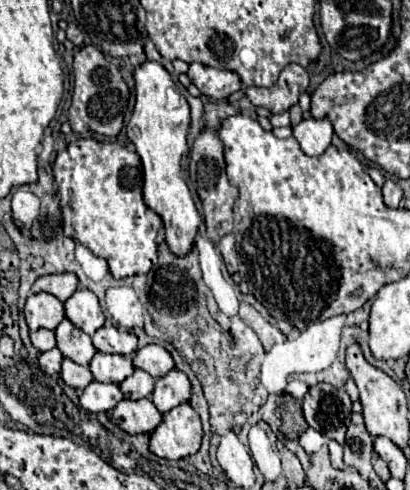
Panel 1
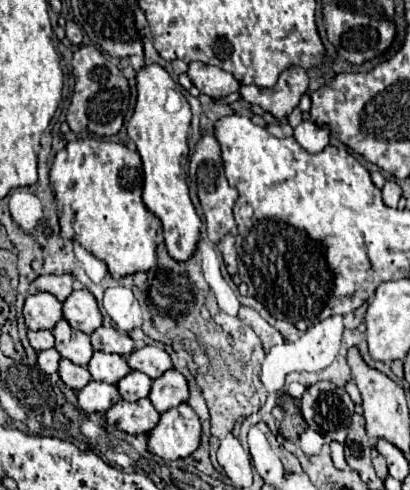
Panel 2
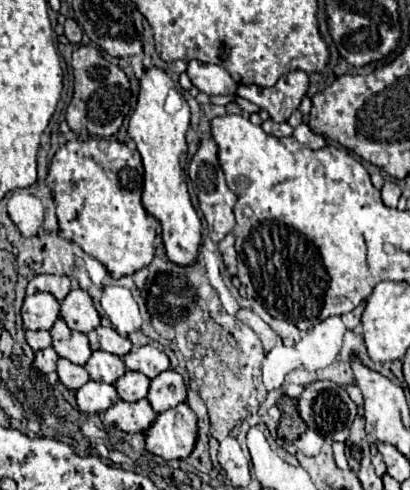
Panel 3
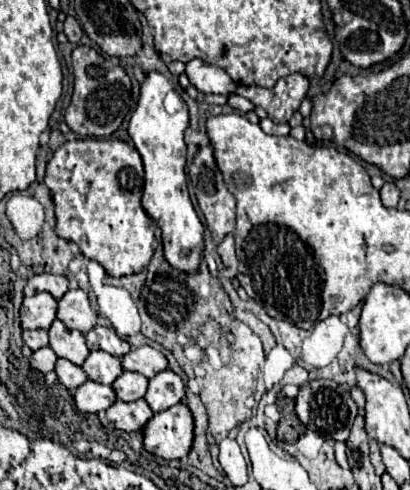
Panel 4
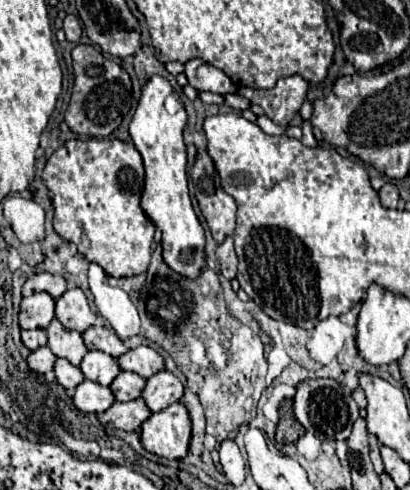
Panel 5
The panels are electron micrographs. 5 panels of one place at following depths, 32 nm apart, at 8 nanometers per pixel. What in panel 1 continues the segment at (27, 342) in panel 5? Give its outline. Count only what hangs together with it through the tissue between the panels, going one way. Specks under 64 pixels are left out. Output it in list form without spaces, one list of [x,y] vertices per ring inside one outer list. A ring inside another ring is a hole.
[[[36,330],[36,332],[30,332],[30,342],[40,352],[46,352],[46,350],[56,348],[56,338],[54,338],[54,332],[52,330]]]

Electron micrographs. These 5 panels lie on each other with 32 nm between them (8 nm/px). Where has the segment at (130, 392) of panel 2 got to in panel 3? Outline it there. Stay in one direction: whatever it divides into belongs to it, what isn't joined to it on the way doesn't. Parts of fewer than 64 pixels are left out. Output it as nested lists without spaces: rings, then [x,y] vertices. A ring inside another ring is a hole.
[[[126,372],[122,378],[116,380],[114,388],[120,396],[120,400],[136,402],[148,394],[150,380],[146,376],[140,376],[140,372]]]

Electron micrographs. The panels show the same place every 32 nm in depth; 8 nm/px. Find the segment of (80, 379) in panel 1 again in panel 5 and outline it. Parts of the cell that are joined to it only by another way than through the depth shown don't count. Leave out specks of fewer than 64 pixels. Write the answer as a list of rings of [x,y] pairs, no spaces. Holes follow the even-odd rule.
[[[56,360],[54,364],[54,374],[56,374],[56,382],[60,386],[64,386],[68,392],[72,392],[82,380],[84,380],[84,374],[80,372],[80,368],[68,364],[68,360]]]

